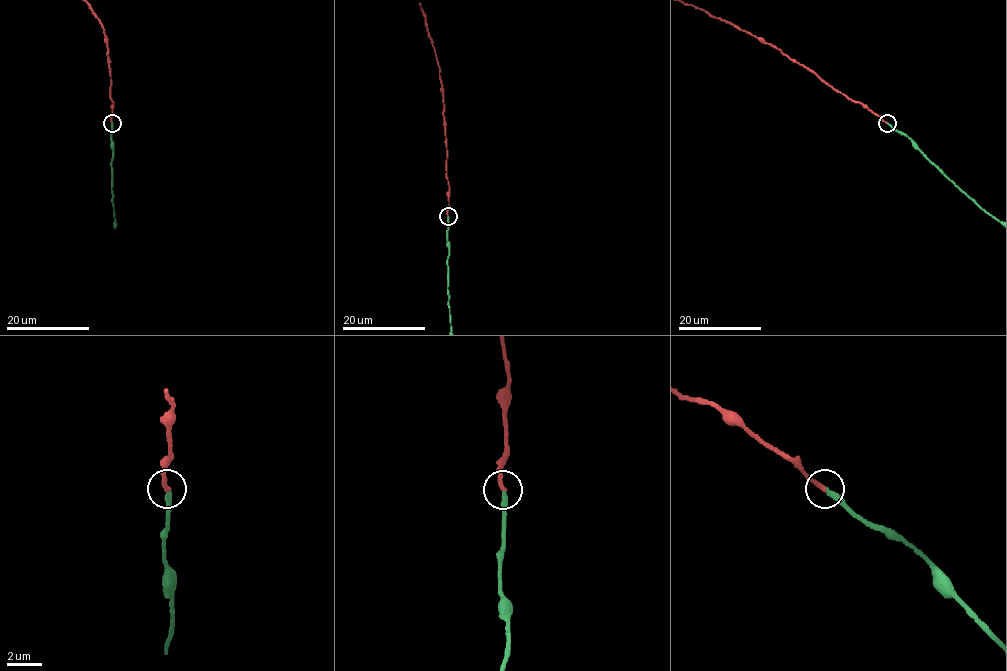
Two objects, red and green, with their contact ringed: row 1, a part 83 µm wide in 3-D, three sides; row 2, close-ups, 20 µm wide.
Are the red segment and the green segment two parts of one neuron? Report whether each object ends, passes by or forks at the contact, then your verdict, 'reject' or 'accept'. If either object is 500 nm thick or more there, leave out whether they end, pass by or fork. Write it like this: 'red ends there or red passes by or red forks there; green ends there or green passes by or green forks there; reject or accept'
red ends there; green ends there; accept

